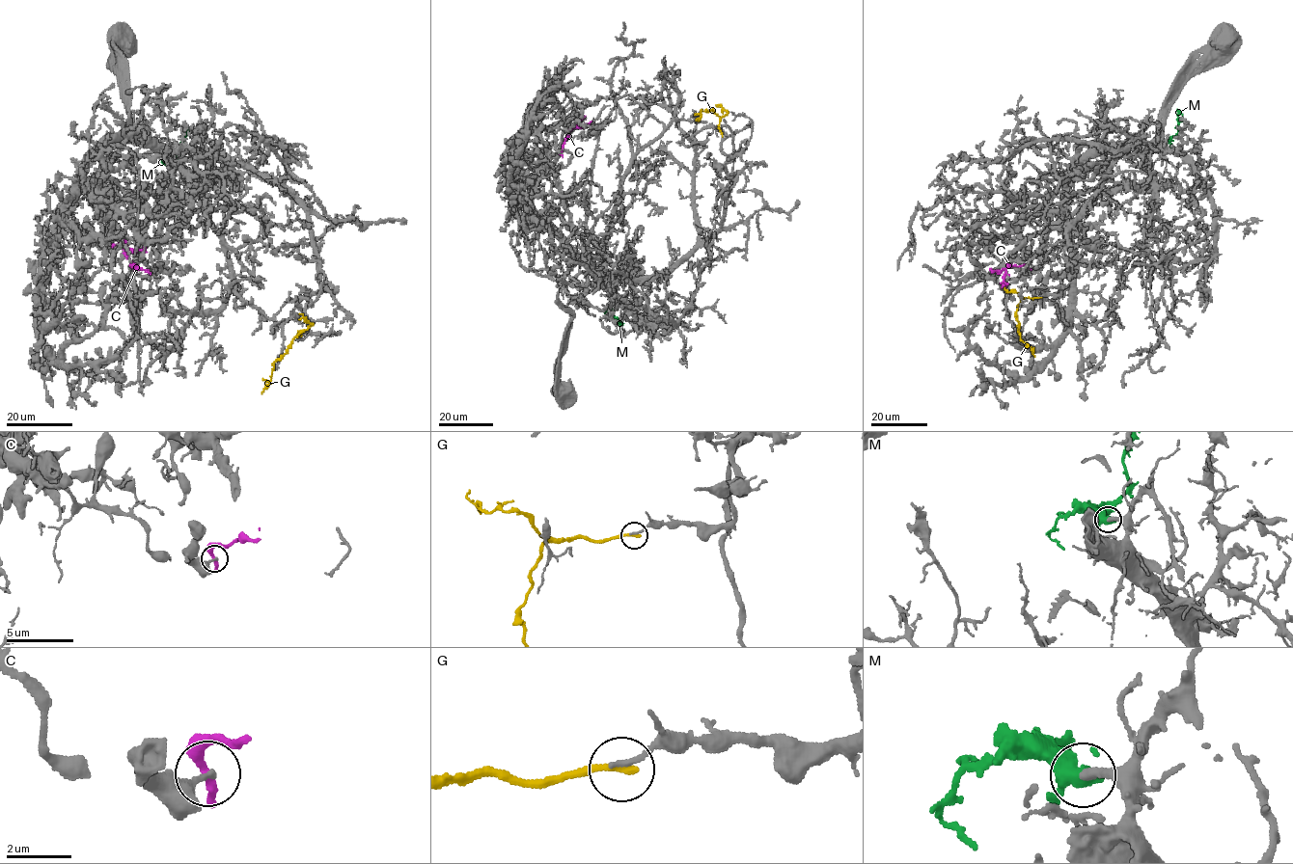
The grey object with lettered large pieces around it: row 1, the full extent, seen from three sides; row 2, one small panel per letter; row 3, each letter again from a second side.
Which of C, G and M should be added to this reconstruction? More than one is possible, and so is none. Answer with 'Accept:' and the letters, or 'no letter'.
Accept: M

